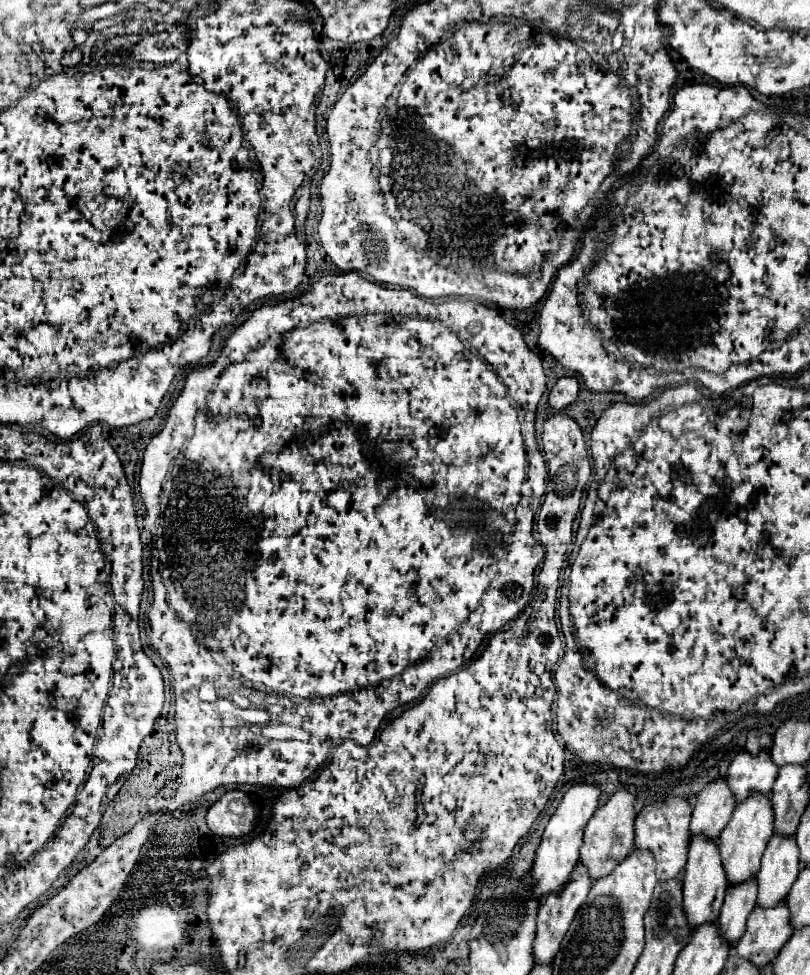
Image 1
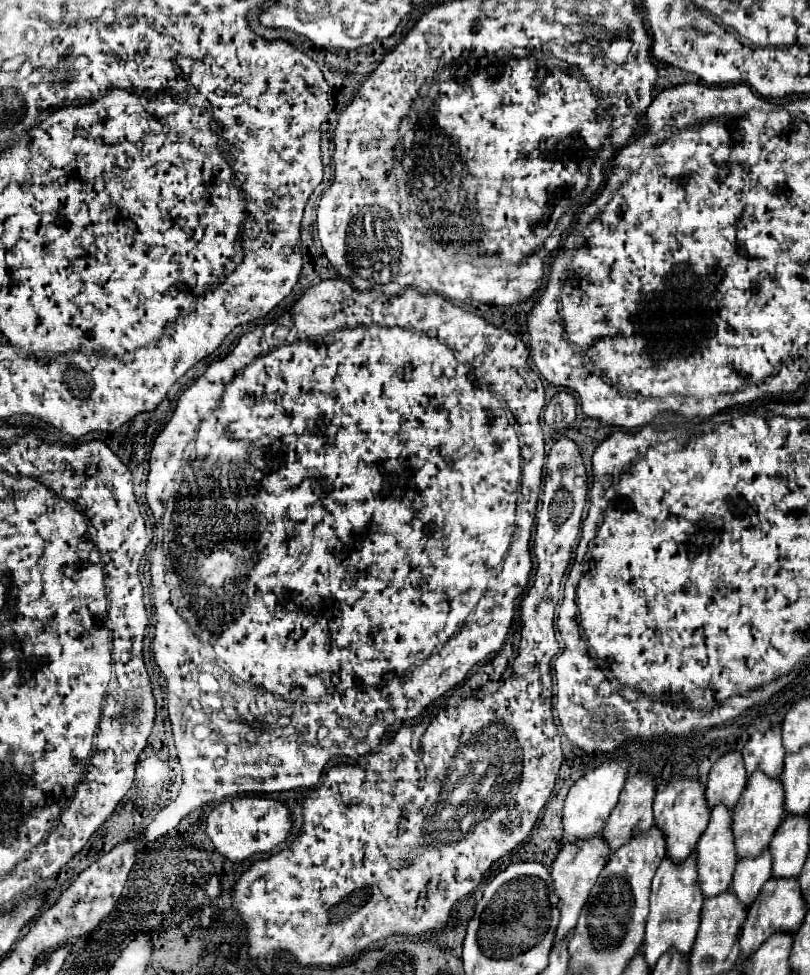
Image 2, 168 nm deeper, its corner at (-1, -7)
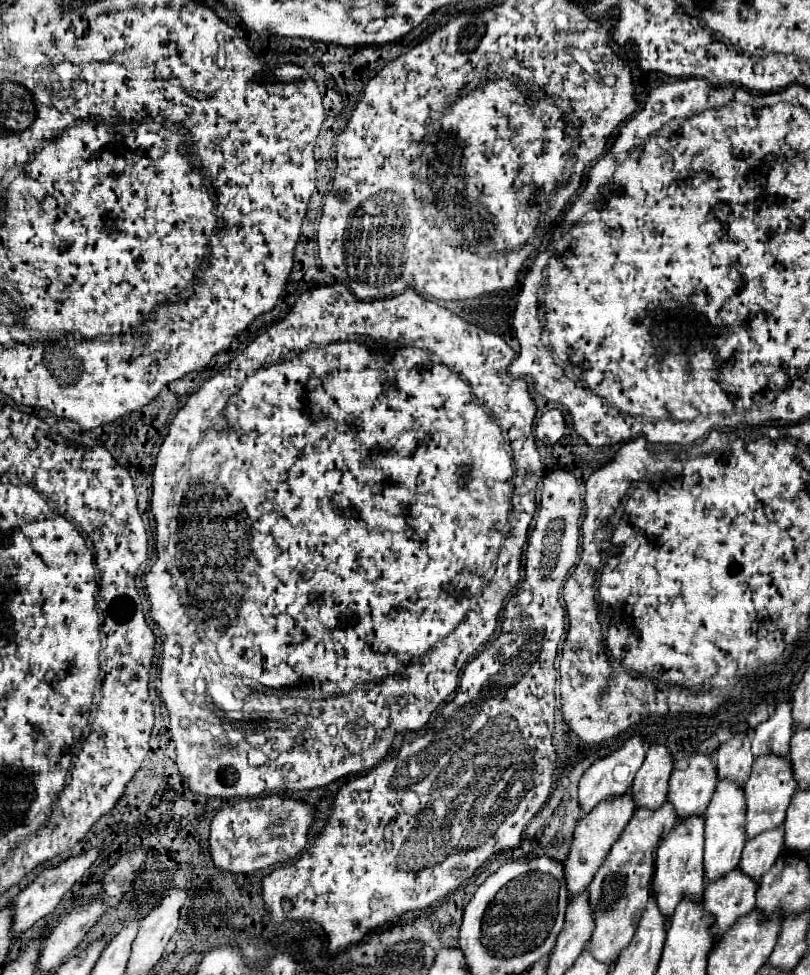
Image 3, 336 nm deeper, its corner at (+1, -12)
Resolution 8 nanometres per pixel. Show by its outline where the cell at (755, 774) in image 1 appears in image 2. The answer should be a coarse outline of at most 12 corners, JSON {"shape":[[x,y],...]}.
{"shape":[[781,729],[753,733],[741,753],[747,775],[783,771]]}

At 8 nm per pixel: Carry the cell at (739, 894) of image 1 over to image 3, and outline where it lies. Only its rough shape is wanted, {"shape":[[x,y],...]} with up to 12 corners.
{"shape":[[783,824],[745,842],[739,868],[759,880],[783,852]]}

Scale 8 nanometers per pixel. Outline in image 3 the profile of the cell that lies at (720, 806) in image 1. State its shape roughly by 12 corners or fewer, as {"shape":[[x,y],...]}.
{"shape":[[739,732],[715,754],[719,780],[747,782],[749,736]]}

